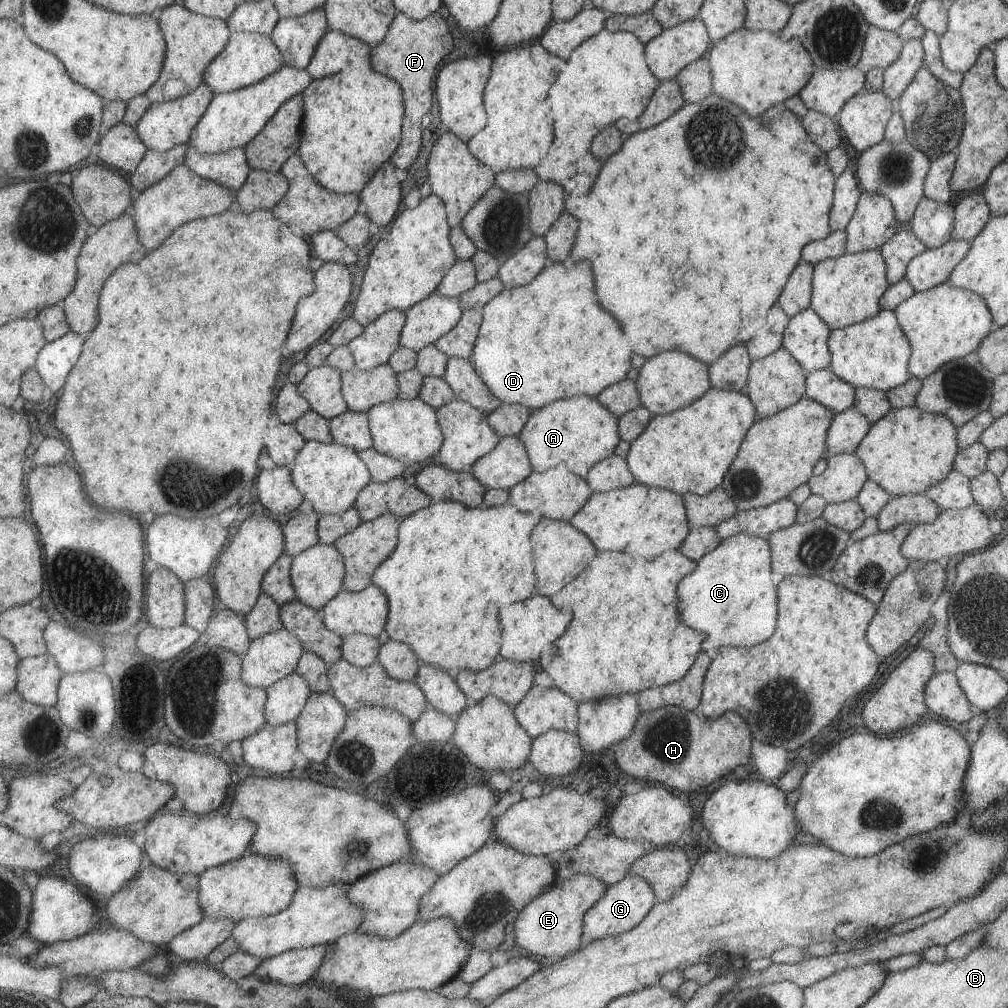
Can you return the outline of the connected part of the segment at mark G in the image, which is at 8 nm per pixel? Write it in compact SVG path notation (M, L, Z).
M627 874L619 882L606 887L604 896L585 912L582 934L591 940L623 934L637 926L656 902L657 899L647 882Z

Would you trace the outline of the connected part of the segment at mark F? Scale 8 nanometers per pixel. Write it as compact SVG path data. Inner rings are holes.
M438 12L428 14L421 20L414 21L404 14L395 13L389 24L386 36L370 50L370 65L379 73L392 78L402 90L404 115L397 148L389 161L395 168L409 168L421 148L421 116L429 110L433 102L433 76L437 64L453 48L453 38L445 20Z

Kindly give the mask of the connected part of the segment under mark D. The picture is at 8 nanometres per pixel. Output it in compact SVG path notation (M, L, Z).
M567 257L560 263L549 262L531 282L504 288L482 306L482 321L469 361L489 392L501 403L517 403L534 411L559 399L578 395L596 397L604 388L625 379L631 368L632 350L619 324L593 296L591 270L577 268L577 261Z

